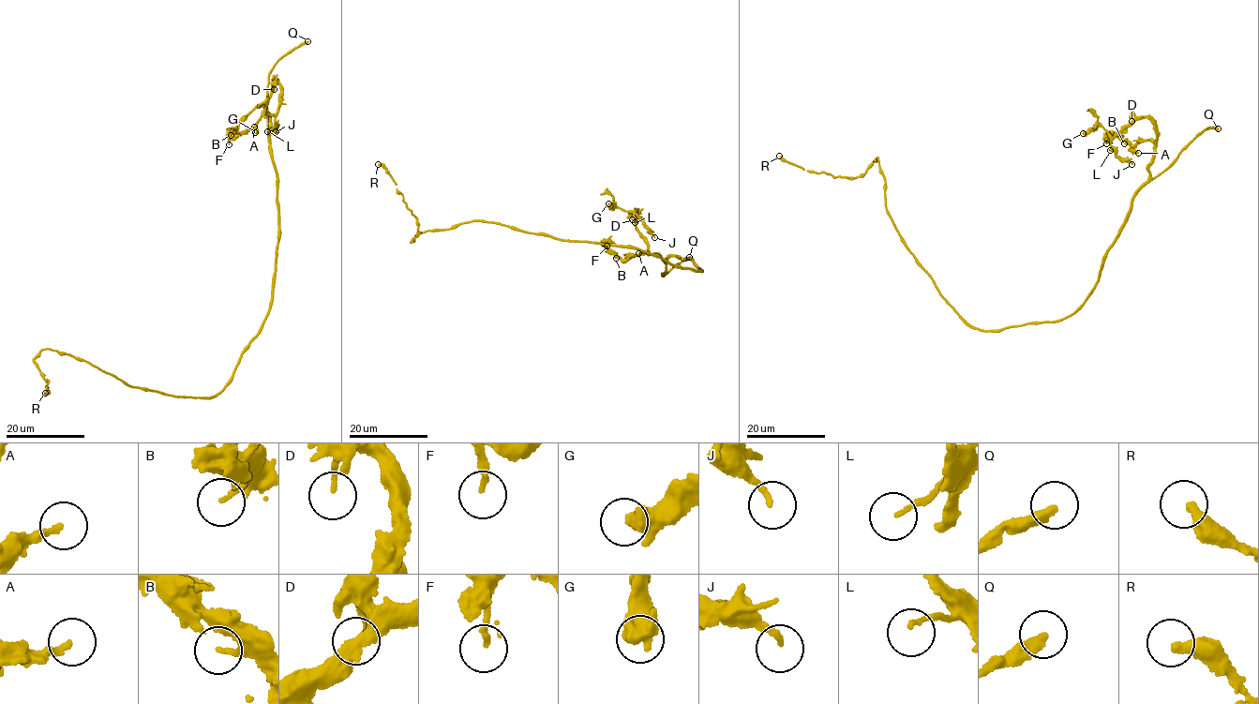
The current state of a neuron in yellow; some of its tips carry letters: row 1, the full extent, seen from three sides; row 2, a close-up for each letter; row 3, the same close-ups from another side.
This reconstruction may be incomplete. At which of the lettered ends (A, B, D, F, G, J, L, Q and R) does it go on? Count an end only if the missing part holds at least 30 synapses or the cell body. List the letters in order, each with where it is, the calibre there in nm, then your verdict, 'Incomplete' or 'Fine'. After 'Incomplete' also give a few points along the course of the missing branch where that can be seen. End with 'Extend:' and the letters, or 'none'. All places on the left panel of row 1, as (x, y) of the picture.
A: Place: (254, 127). Thickness 190 nm. Fine
B: Place: (231, 135). Thickness 130 nm. Fine
D: Place: (274, 89). Thickness 150 nm. Fine
F: Place: (229, 144). Thickness 150 nm. Fine
G: Place: (255, 132). Thickness 650 nm. Fine
J: Place: (276, 131). Thickness 140 nm. Fine
L: Place: (267, 131). Thickness 130 nm. Fine
Q: Place: (307, 41). Thickness 320 nm. Incomplete
R: Place: (45, 393). Thickness 360 nm. Fine
Extend: Q

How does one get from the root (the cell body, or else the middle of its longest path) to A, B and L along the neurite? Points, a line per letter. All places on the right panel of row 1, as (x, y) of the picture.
A: (1022, 324), (1054, 322), (1082, 306), (1133, 195), (1150, 175), (1154, 144), (1143, 139), (1133, 148), (1138, 153)
B: (1022, 324), (1066, 316), (1094, 287), (1133, 195), (1150, 175), (1154, 144), (1142, 139), (1124, 143)
L: (1022, 324), (1054, 322), (1082, 306), (1150, 175), (1156, 125), (1134, 119), (1110, 150)

